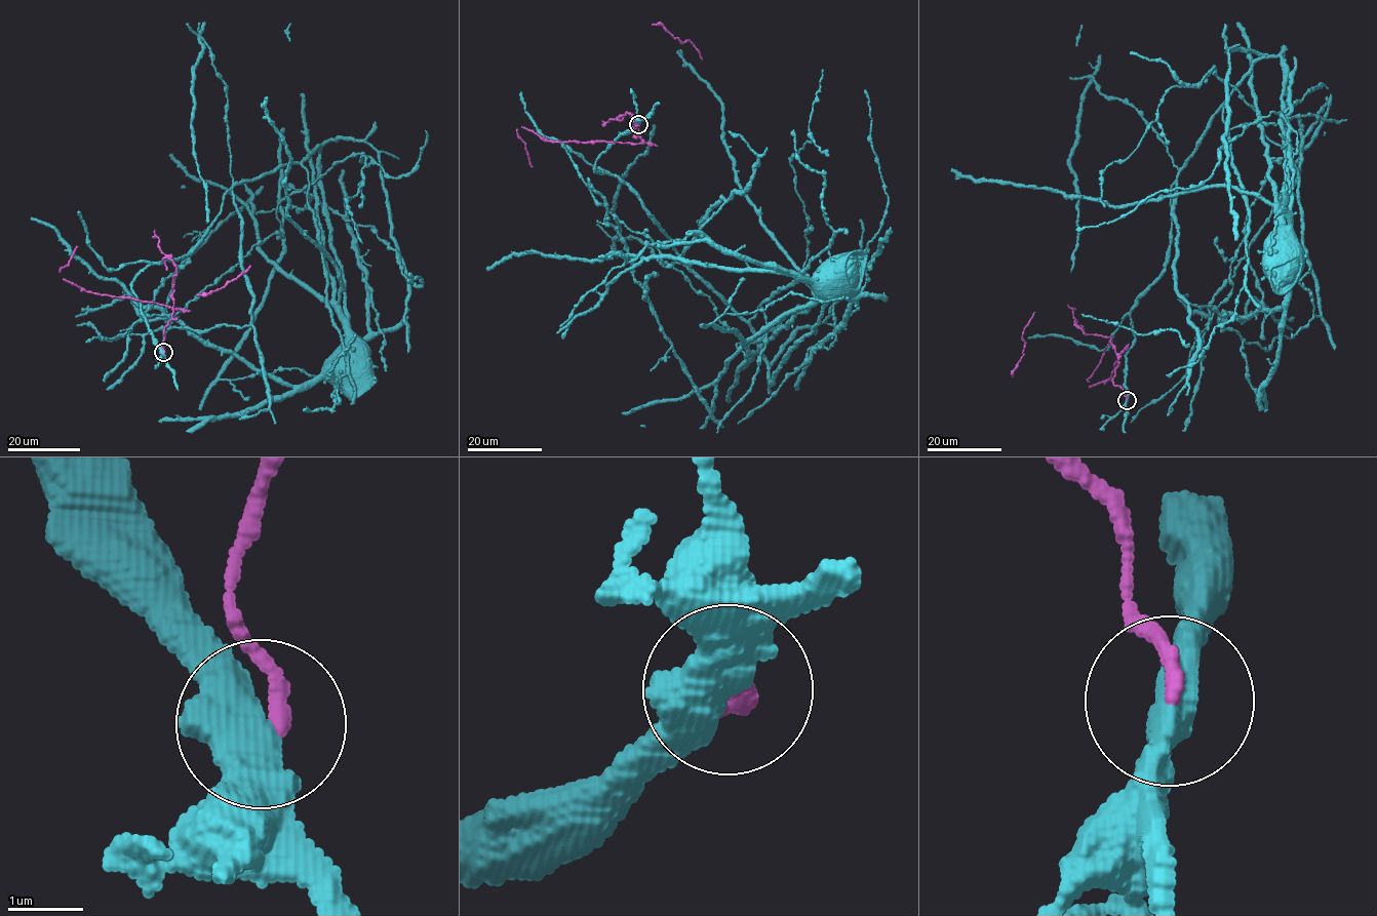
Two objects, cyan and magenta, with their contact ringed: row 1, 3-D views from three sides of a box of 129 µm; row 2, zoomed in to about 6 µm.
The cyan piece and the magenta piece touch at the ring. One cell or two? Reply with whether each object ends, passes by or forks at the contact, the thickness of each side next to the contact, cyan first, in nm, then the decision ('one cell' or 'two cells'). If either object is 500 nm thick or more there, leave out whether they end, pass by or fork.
calibres 500 and 200 nm; two cells

